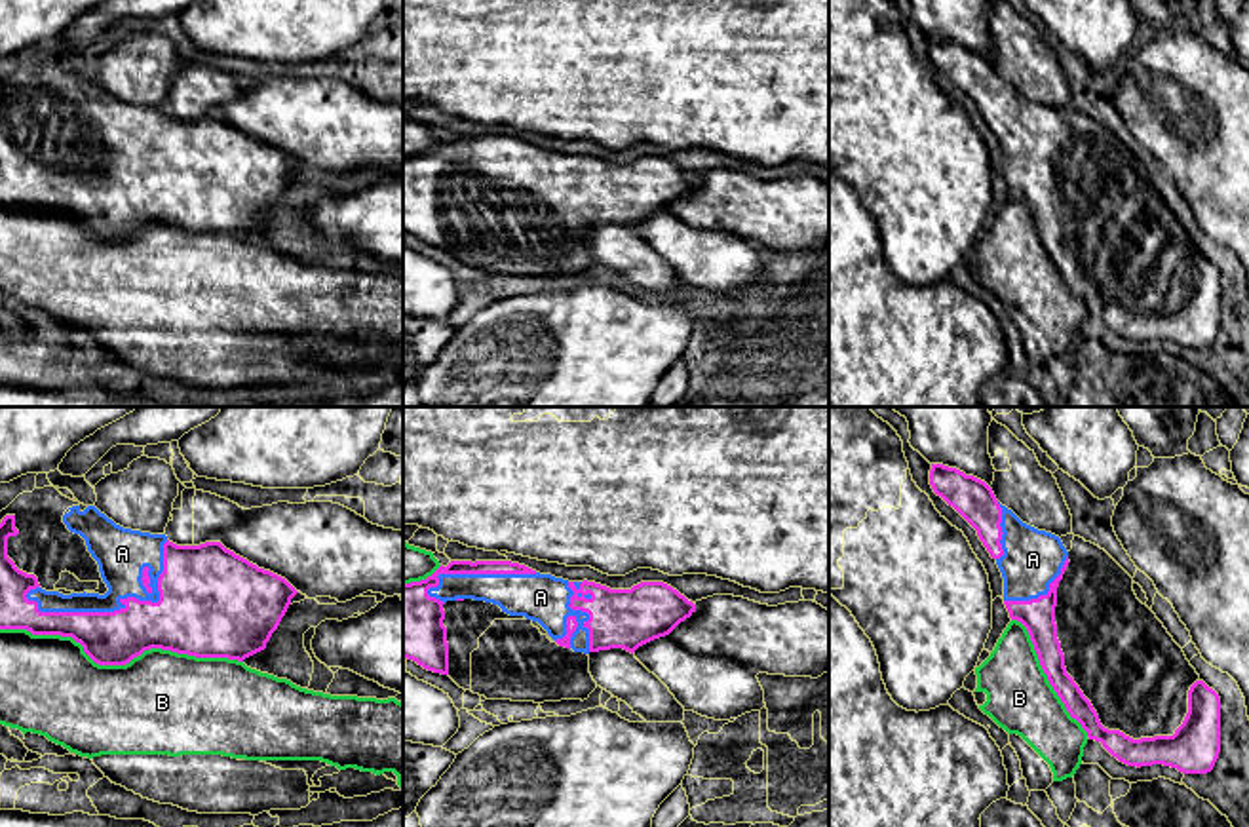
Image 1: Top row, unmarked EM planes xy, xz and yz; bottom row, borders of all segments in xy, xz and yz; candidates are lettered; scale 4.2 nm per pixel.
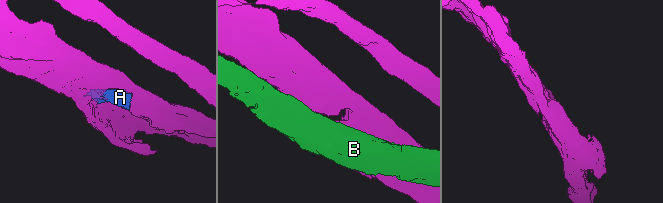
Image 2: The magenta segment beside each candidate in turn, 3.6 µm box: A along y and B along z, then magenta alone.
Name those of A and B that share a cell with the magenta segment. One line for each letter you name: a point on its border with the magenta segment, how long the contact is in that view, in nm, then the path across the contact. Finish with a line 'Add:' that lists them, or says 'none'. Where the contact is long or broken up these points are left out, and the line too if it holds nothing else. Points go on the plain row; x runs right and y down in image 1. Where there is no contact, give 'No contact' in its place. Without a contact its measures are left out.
A: Touches magenta at xy (122, 177). Shared border 650 nm
Add: A

